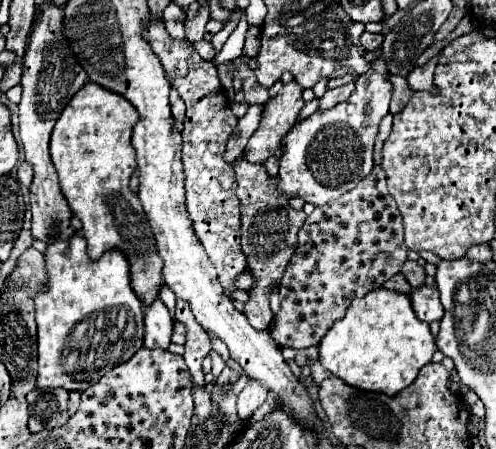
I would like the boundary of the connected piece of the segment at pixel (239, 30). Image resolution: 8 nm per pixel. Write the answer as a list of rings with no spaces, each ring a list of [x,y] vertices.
[[[242,14],[238,26],[224,44],[222,51],[218,52],[213,59],[215,65],[231,61],[242,54],[245,35],[248,30],[246,14]]]

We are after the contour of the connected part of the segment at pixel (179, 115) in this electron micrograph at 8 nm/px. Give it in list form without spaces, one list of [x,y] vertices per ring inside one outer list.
[[[171,88],[171,112],[173,112],[173,118],[177,122],[183,122],[183,118],[185,118],[185,102],[181,100],[181,96],[177,94],[175,88]]]

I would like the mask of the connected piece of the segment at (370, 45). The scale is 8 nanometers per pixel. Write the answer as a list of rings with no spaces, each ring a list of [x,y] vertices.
[[[363,32],[361,44],[363,44],[365,50],[379,50],[381,44],[383,44],[383,34],[369,34],[369,32]]]

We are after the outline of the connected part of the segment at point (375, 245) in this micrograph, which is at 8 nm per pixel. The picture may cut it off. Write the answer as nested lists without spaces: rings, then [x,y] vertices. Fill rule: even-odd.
[[[375,166],[351,192],[313,210],[299,230],[295,254],[281,280],[281,310],[271,324],[273,340],[287,348],[317,346],[333,322],[345,316],[355,298],[381,288],[407,258],[403,220],[387,192],[385,172]]]

